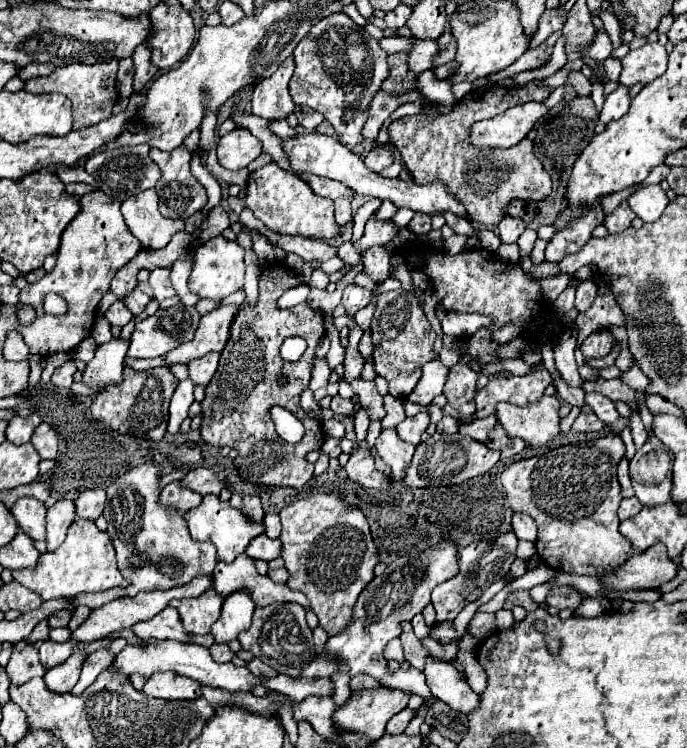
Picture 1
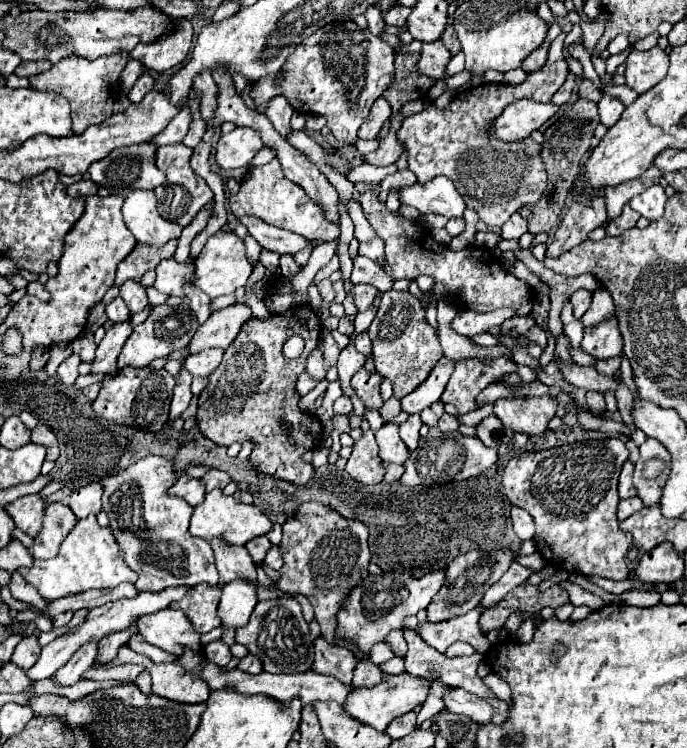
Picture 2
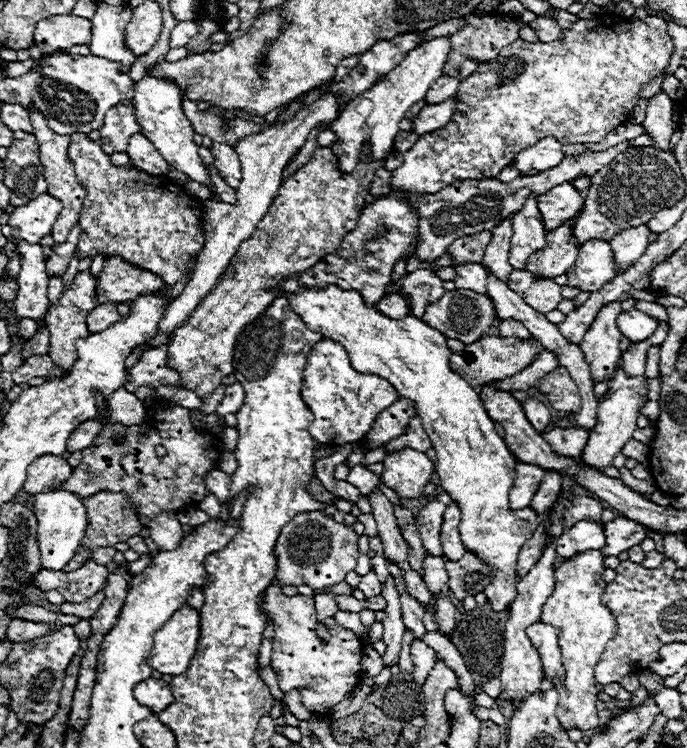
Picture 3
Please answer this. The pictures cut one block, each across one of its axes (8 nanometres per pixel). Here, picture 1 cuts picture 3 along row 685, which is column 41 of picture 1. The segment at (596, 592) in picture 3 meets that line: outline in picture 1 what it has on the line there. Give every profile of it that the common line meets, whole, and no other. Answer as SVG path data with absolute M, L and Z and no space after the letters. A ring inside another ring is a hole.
M80 518L68 528L68 536L58 550L42 554L36 568L14 570L12 576L16 582L24 584L32 592L38 592L42 600L76 596L82 592L100 592L126 584L116 566L116 554L108 534L100 532L94 522Z

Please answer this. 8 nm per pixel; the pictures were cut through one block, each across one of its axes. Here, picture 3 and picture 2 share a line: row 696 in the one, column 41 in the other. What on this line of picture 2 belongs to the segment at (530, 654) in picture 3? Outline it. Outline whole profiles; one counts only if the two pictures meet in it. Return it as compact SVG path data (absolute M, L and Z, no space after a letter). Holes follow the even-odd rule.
M22 496L6 506L6 512L14 520L16 528L30 534L32 538L40 532L44 520L44 502L40 496Z

